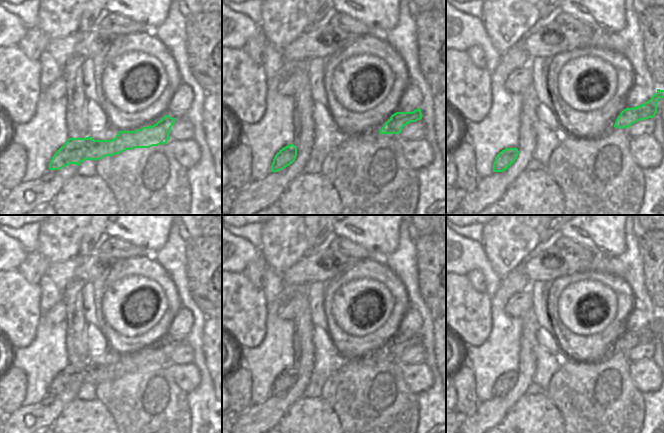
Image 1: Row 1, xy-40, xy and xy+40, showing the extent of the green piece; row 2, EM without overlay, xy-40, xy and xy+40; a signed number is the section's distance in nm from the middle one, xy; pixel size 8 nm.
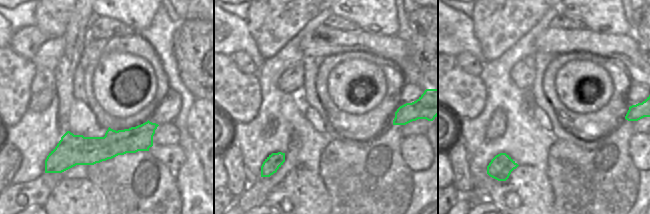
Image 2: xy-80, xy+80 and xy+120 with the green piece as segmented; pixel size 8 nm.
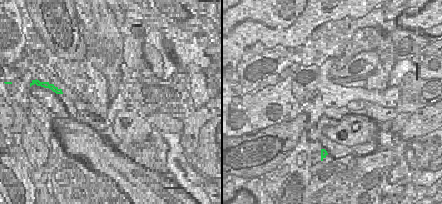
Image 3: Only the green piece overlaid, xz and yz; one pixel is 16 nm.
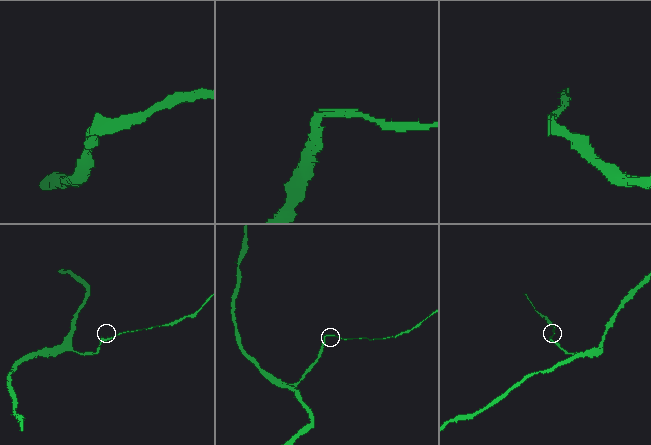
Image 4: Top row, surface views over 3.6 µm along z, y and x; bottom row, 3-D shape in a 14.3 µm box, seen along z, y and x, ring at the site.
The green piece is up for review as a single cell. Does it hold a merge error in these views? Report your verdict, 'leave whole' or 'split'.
leave whole

